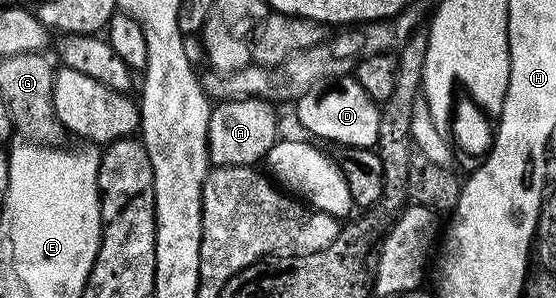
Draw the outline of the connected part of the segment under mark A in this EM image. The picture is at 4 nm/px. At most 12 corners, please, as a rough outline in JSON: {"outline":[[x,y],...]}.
{"outline":[[224,100],[208,118],[211,165],[265,161],[280,136],[268,100]]}

